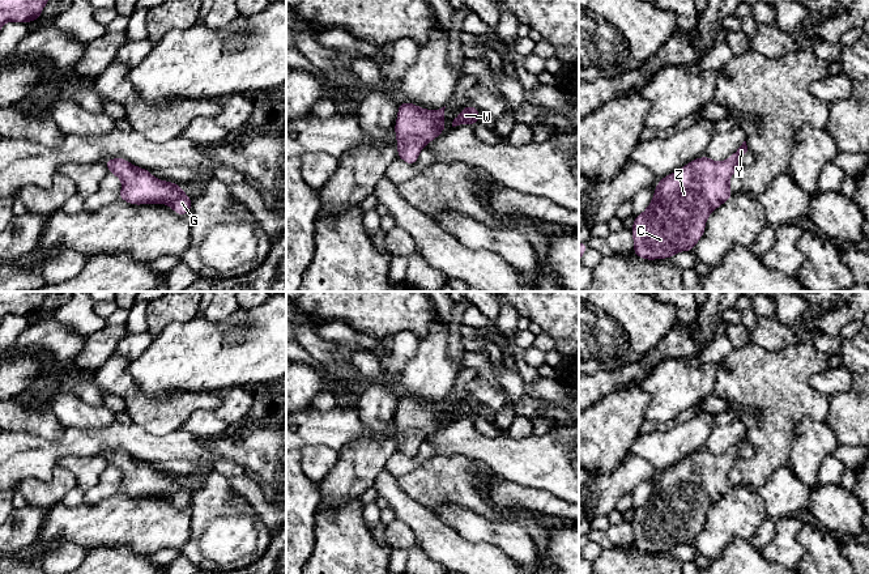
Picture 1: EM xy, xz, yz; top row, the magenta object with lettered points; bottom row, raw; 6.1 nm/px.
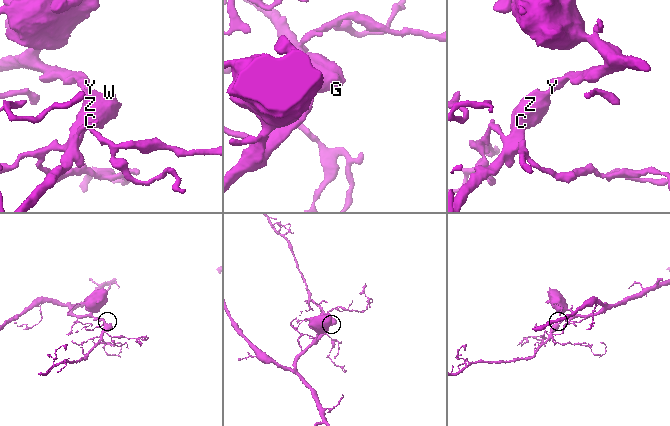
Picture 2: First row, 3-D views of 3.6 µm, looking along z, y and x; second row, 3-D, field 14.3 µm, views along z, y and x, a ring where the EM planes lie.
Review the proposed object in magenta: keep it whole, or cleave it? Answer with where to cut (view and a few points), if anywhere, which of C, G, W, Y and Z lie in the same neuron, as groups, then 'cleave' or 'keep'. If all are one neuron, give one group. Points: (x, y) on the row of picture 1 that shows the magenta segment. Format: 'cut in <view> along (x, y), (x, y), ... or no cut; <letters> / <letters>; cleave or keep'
no cut; C G W Y Z; keep

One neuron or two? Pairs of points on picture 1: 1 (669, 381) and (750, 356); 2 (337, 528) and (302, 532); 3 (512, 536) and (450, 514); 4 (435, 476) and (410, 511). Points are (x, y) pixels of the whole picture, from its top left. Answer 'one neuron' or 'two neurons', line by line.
1: two neurons
2: two neurons
3: one neuron
4: two neurons

